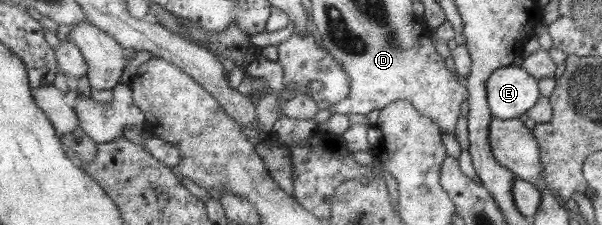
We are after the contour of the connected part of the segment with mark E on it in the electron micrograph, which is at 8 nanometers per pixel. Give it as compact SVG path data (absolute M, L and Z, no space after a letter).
M519 64L492 71L487 81L488 108L493 118L518 118L535 105L540 95L539 81L531 77Z

